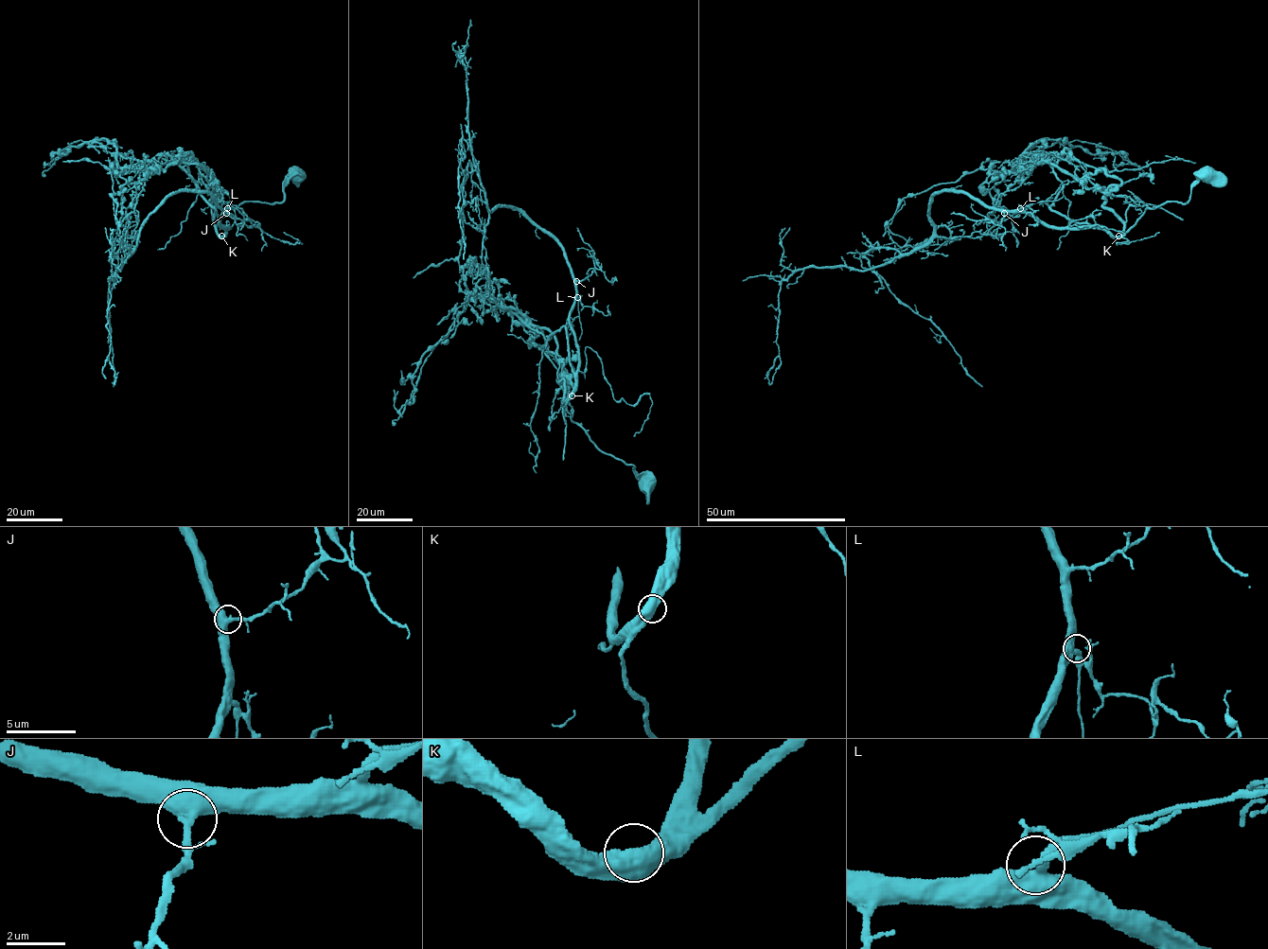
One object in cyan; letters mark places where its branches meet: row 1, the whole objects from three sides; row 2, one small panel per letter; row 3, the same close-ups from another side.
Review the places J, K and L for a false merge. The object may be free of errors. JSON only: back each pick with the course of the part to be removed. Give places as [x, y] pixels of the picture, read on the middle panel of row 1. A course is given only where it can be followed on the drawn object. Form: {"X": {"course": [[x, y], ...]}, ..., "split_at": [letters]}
{"split_at": []}

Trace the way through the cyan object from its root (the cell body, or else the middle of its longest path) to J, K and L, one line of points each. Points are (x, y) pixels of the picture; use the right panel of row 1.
J: (1206, 174), (1192, 186), (1188, 202), (1148, 208), (1118, 236), (1097, 228), (1056, 228), (1024, 213), (1004, 213)
K: (1206, 174), (1204, 173), (1192, 186), (1188, 202), (1166, 202), (1148, 208), (1132, 226), (1118, 236)
L: (1206, 174), (1192, 186), (1188, 202), (1166, 202), (1148, 208), (1118, 236), (1097, 228), (1056, 228), (1020, 208)

